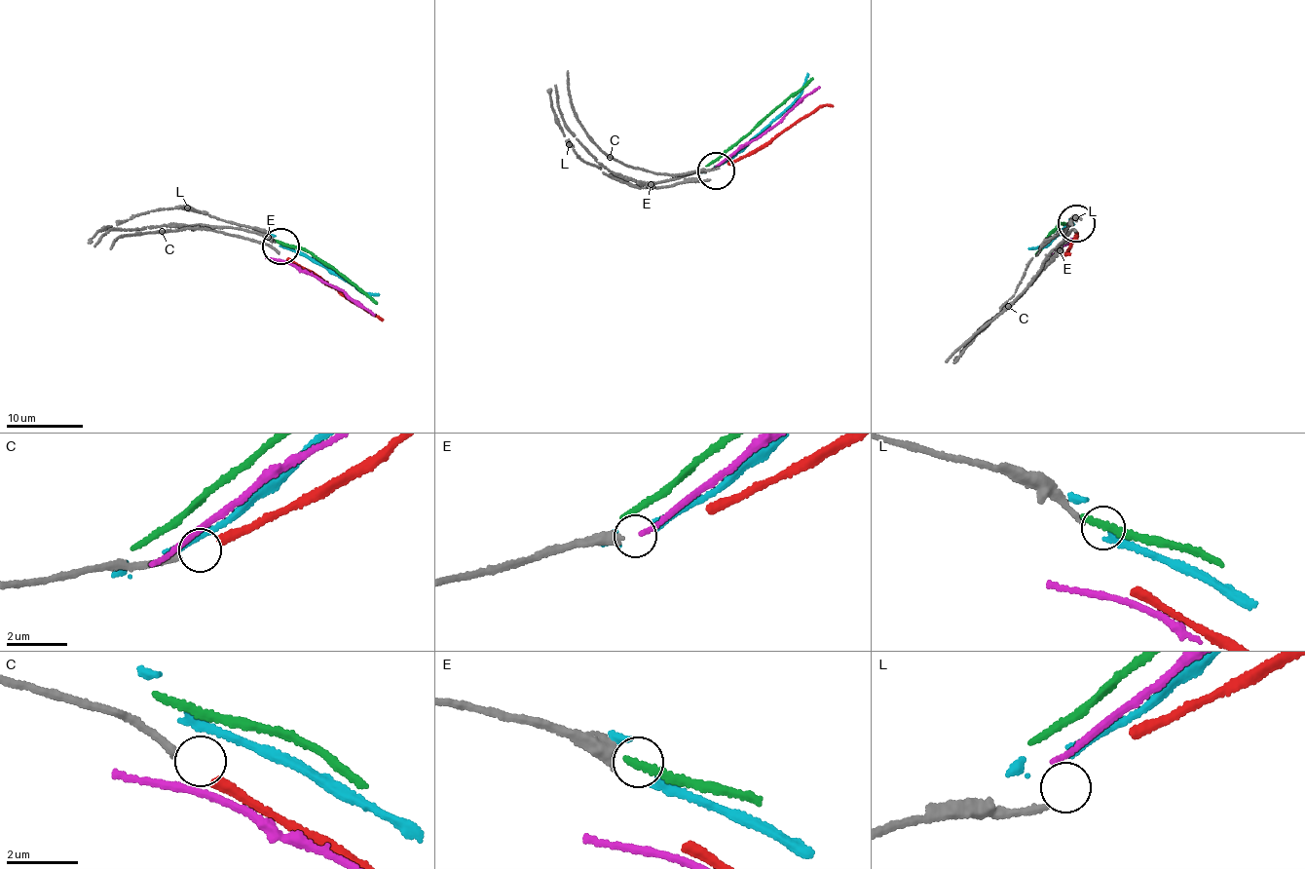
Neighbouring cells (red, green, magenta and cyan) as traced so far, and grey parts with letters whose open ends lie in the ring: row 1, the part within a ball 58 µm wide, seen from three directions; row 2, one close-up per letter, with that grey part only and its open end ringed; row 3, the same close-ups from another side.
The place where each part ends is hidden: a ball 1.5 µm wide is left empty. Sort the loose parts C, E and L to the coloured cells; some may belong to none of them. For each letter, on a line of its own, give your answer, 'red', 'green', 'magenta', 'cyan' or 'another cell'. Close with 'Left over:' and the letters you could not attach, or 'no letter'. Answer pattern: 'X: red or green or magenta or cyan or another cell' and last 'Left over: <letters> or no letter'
C: red
E: cyan
L: another cell
Left over: L

